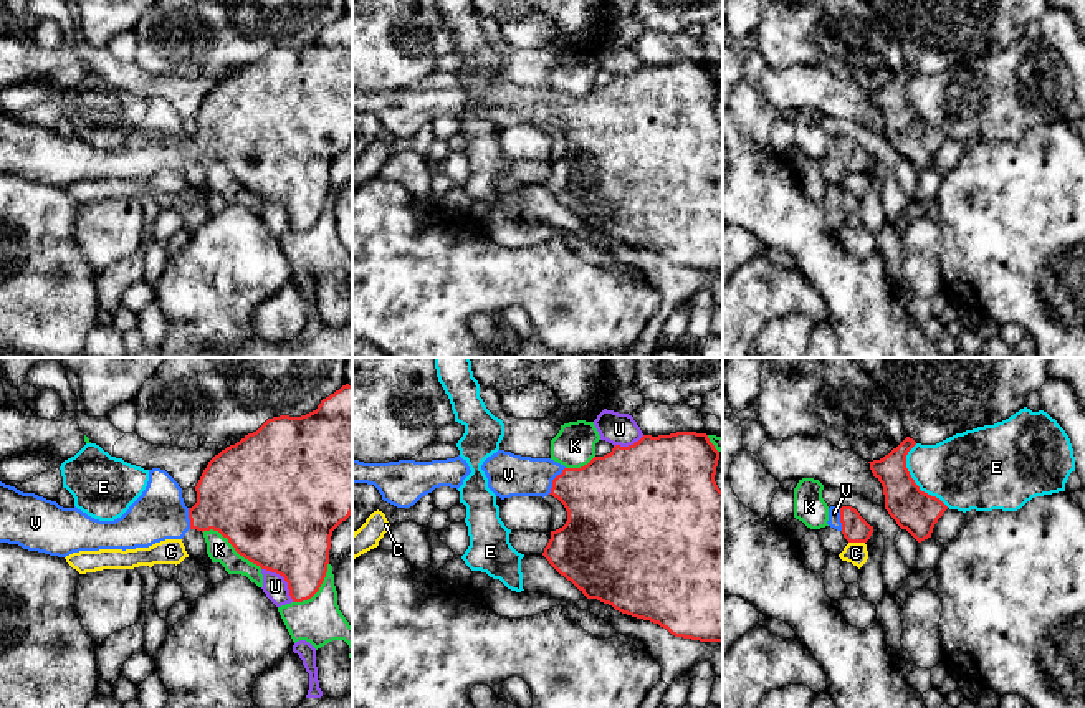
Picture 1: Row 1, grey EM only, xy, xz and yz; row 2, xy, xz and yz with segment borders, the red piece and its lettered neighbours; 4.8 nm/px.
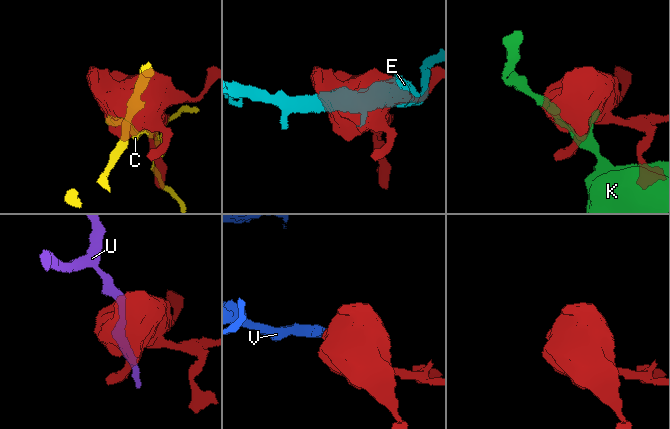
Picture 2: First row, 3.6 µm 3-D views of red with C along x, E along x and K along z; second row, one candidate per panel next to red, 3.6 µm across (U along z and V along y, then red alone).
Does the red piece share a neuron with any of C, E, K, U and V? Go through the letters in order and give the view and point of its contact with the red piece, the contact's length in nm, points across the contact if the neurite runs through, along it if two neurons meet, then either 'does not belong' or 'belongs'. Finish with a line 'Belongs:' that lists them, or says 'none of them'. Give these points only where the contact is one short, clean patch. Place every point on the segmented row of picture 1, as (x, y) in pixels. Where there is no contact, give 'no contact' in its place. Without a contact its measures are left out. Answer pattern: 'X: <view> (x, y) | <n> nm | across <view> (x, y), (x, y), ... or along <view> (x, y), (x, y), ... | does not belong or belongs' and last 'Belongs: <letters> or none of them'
C: yz (857, 541) | 80 nm | does not belong
E: yz (913, 480) | 360 nm | does not belong
K: xy (232, 545) | 340 nm | does not belong
U: xy (285, 579) | 220 nm | does not belong
V: xz (553, 480) | 160 nm | across xz (601, 498), (553, 480), (508, 475) | belongs
Belongs: V

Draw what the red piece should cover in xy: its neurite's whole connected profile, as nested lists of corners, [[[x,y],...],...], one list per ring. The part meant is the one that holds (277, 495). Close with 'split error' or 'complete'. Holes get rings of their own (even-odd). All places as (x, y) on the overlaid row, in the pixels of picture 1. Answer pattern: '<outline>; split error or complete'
[[[342,385],[306,415],[268,419],[256,432],[215,455],[195,491],[197,503],[187,508],[179,483],[165,470],[152,468],[146,490],[129,509],[114,521],[99,521],[76,506],[63,508],[56,501],[0,481],[0,543],[66,557],[79,551],[149,548],[165,539],[182,539],[189,529],[213,529],[227,538],[240,556],[283,576],[293,602],[308,600],[326,577],[332,531],[352,514],[352,385]]]; split error

